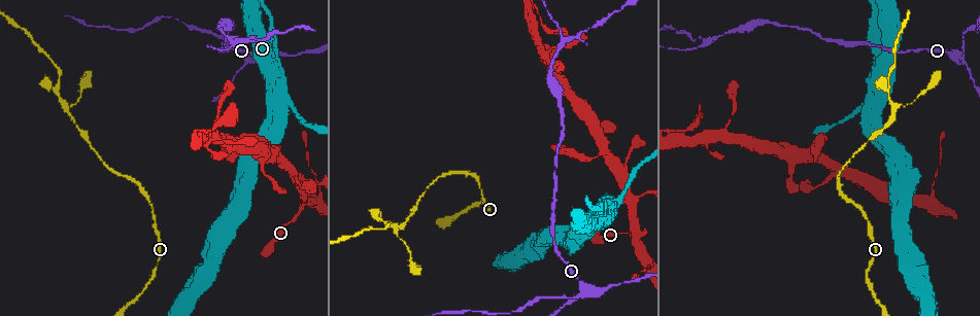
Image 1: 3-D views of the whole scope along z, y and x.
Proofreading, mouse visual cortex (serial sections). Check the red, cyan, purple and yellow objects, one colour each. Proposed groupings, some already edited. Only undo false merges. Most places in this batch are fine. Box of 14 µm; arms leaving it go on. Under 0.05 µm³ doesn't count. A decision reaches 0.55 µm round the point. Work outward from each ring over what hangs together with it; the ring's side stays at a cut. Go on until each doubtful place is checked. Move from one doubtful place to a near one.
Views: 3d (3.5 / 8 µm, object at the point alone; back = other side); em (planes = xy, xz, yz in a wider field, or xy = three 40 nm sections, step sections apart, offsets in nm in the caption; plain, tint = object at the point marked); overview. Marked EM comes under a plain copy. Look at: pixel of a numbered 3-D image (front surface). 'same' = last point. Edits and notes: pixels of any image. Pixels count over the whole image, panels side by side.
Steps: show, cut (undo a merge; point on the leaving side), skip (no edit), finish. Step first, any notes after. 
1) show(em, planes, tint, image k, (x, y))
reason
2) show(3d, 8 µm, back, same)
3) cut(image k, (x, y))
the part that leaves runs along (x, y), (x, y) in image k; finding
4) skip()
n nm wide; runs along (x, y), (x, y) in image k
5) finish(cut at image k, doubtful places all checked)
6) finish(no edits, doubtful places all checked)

show(3d, 3.5 µm, image 1, (895, 105))
three arms meet

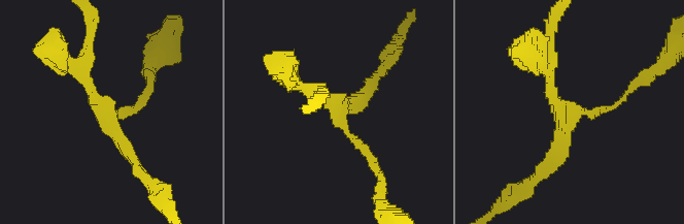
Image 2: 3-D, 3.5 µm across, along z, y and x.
show(em, xy, step 2, tint, image 2, (339, 105))
3 arms; arms of 100, 150, 200 nm

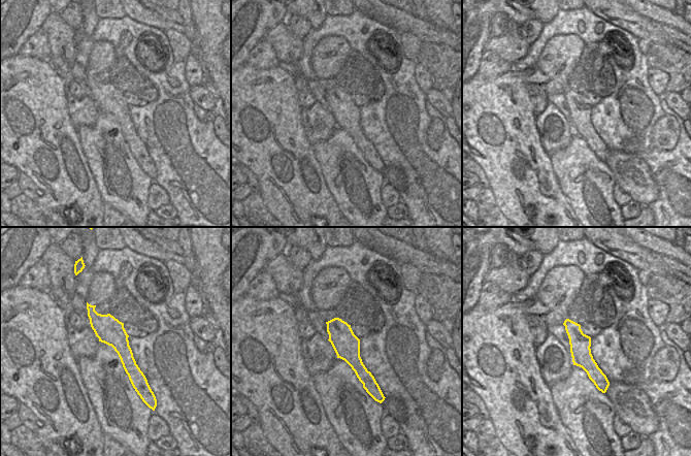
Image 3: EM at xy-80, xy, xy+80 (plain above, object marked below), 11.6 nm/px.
skip()
runs along (137, 171), (93, 98), (83, 60) in image 2; continuous, no second cell

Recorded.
show(3d, 3.5 µm, image 1, (237, 41))
thick turns thin

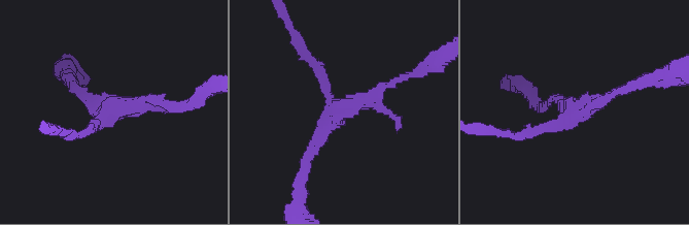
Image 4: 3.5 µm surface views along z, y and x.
skip()
runs along (307, 164), (336, 117), (395, 79) in image 4; continuous, no second cell

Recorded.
show(3d, 3.5 µm, back, image 1, (699, 36))
a narrow waist

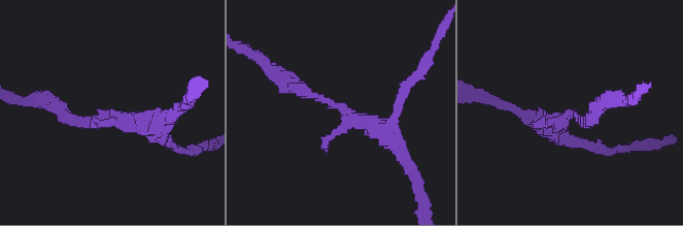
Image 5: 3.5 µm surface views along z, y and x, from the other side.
show(em, planes, tint, image 5, (332, 104))

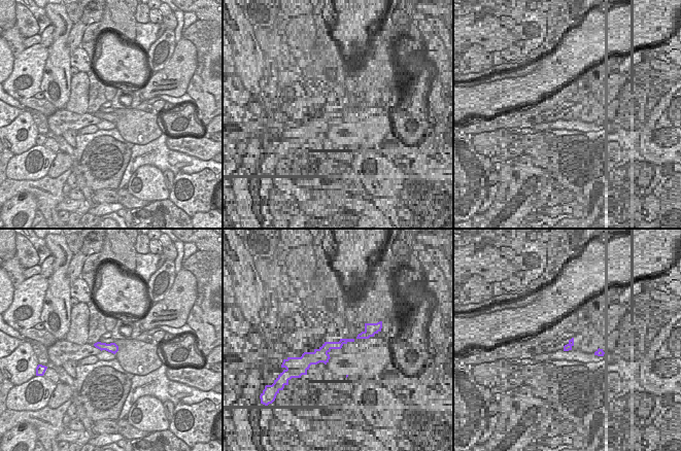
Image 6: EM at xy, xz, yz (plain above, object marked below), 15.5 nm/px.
skip()
runs along (387, 139), (372, 124), (279, 79) in image 5; continuous, no second cell

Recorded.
show(3d, 3.5 µm, image 1, (881, 68))
thin neck

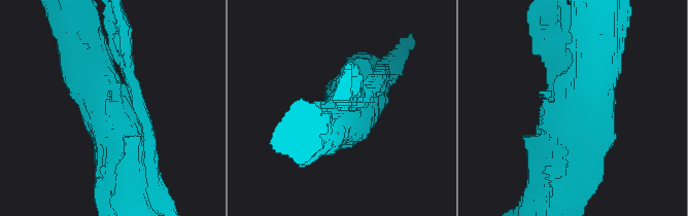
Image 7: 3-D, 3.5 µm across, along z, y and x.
show(em, xy, step 3, tint, image 7, (568, 106))
shape alone is not enough

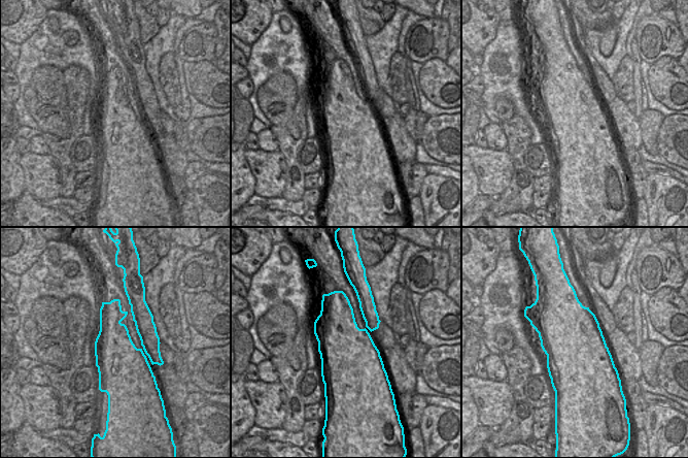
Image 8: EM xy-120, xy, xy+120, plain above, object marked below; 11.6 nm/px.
skip()
one cell here

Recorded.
show(3d, 3.5 µm, image 1, (585, 289))
four arms meet

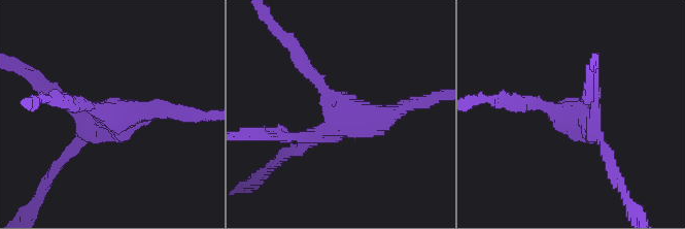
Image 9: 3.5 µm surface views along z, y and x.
skip()
4 arms; runs along (300, 60), (344, 119), (290, 136) in image 9; all the same cell

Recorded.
finish(no edits, doubtful places all checked)

